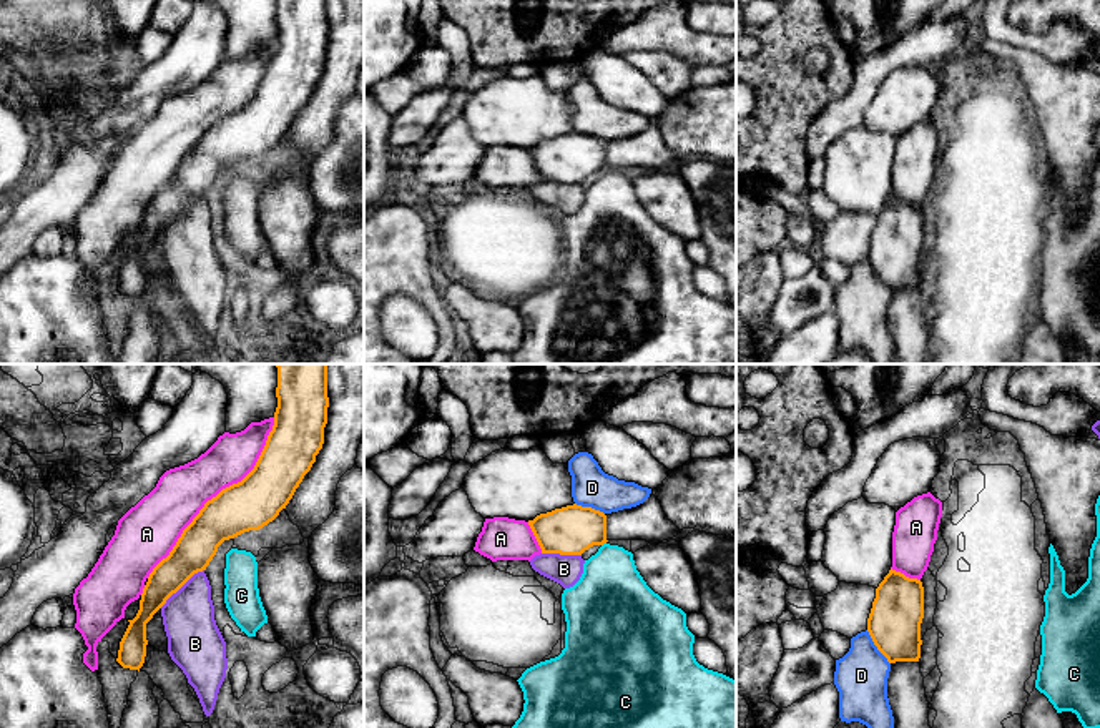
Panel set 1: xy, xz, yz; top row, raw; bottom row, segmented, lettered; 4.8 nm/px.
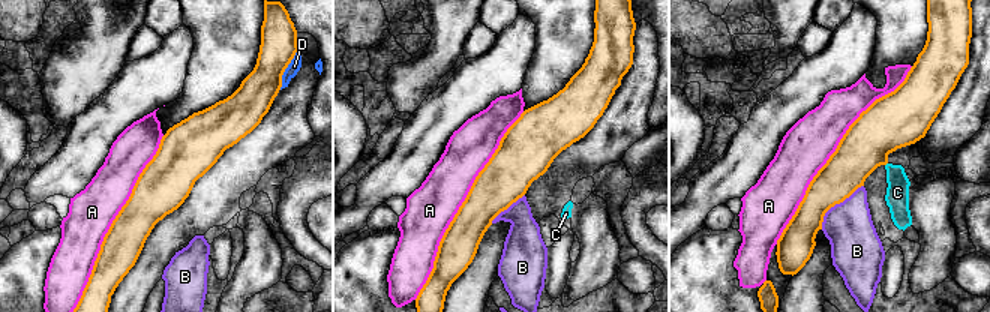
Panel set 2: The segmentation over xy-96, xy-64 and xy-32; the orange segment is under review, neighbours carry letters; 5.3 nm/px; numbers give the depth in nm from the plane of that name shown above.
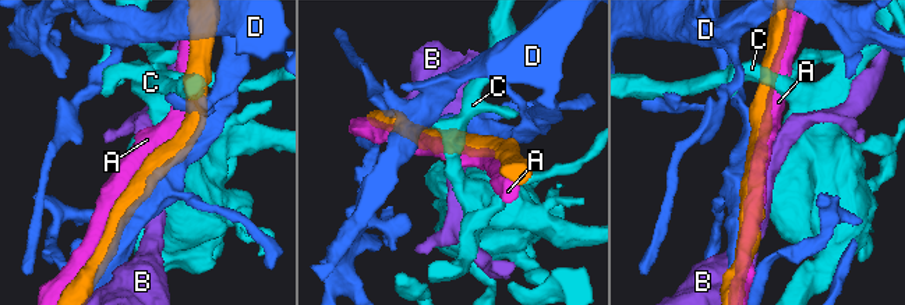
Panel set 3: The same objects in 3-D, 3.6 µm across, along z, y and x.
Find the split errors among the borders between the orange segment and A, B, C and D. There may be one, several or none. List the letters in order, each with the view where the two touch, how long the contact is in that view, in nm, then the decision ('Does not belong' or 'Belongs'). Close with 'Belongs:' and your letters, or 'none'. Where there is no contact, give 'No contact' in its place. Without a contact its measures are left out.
A: Touches orange in xy. Shared border 1000 nm. Belongs
B: Touches orange in xy. Shared border 280 nm. Does not belong
C: Touches orange in xz. Shared border 30 nm. Does not belong
D: Touches orange in yz. Shared border 200 nm. Does not belong
Belongs: A

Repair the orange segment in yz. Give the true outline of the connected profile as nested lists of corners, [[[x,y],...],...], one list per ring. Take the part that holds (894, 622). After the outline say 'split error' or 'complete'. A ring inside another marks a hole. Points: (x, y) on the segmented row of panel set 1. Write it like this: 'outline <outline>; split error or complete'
outline [[[931,492],[914,497],[896,512],[892,532],[892,567],[876,588],[876,598],[867,618],[867,632],[889,663],[919,662],[921,623],[924,618],[922,575],[929,567],[942,517],[942,502]]]; split error

